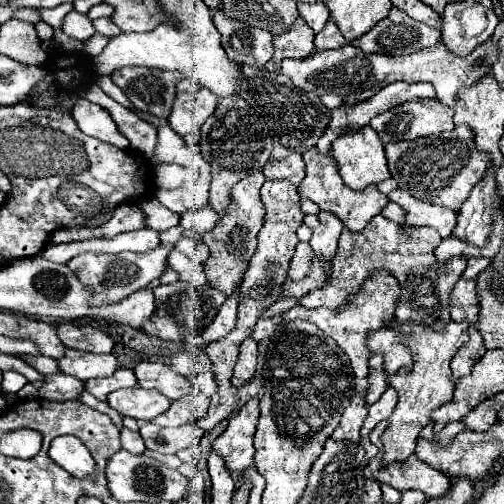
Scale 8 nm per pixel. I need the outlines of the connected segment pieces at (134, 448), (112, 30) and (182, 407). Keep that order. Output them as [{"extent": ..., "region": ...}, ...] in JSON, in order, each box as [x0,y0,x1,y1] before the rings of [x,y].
[{"extent":[121,428,145,454],"region":[[[121,428],[121,446],[125,450],[129,450],[131,454],[143,454],[145,452],[145,444],[143,438],[139,436],[139,432],[133,432],[129,428]]]},{"extent":[92,18,122,38],"region":[[[98,18],[92,22],[96,32],[99,32],[109,38],[119,35],[122,32],[119,27],[113,23],[111,18]]]},{"extent":[153,396,209,426],"region":[[[187,396],[183,400],[171,402],[171,408],[155,418],[153,422],[159,426],[181,426],[187,422],[199,422],[205,418],[209,408],[209,398],[207,396]]]}]

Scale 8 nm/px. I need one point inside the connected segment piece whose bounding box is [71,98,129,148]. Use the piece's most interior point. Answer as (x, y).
(94, 121)

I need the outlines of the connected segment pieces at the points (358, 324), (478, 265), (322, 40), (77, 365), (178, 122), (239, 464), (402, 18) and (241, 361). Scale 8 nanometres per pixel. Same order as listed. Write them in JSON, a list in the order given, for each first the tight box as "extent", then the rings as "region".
[{"extent":[297,272,401,378],"region":[[[377,272],[375,276],[371,276],[371,280],[367,280],[367,284],[363,286],[363,292],[359,292],[359,296],[351,296],[351,304],[347,304],[347,308],[309,310],[309,308],[301,306],[301,312],[297,314],[297,318],[317,324],[325,332],[325,336],[333,338],[339,344],[339,348],[349,356],[355,376],[367,378],[369,358],[371,358],[371,352],[367,348],[367,336],[369,336],[369,332],[385,328],[385,324],[395,316],[395,308],[399,304],[399,290],[401,290],[399,282],[389,272]]]},{"extent":[463,258,489,280],"region":[[[467,258],[467,270],[463,272],[463,280],[475,280],[475,276],[489,266],[489,258]]]},{"extent":[315,20,347,50],"region":[[[331,20],[325,24],[325,28],[323,28],[323,30],[317,34],[317,38],[315,38],[315,46],[317,46],[317,50],[341,48],[341,46],[345,46],[345,44],[347,44],[347,40],[343,40],[339,28],[335,28],[335,24],[333,24]]]},{"extent":[59,350,117,380],"region":[[[67,350],[59,360],[59,368],[79,380],[111,376],[117,370],[117,358],[113,354],[91,354],[83,350]]]},{"extent":[169,88,217,136],"region":[[[201,88],[195,94],[177,94],[173,102],[173,112],[169,116],[169,126],[179,136],[187,136],[215,112],[215,106],[217,96],[207,88]]]},{"extent":[213,398,259,478],"region":[[[251,398],[239,412],[233,416],[225,432],[213,442],[213,450],[223,454],[229,472],[237,478],[245,468],[253,464],[255,448],[253,434],[259,420],[259,398]]]},{"extent":[351,8,439,56],"region":[[[391,8],[389,16],[383,18],[369,34],[351,42],[363,52],[377,52],[389,56],[413,54],[419,48],[435,46],[439,42],[439,30],[429,28],[423,22],[413,20],[399,8]]]},{"extent":[231,338,257,388],"region":[[[247,338],[239,348],[239,358],[237,358],[237,364],[233,368],[231,384],[241,388],[245,382],[249,382],[253,378],[255,366],[257,366],[257,342]]]}]

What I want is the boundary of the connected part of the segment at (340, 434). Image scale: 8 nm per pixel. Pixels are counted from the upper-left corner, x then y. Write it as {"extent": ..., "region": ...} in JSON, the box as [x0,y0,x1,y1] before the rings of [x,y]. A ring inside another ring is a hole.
{"extent":[331,390,367,440],"region":[[[365,390],[357,392],[351,398],[351,404],[347,406],[347,410],[341,416],[341,422],[337,426],[337,430],[331,434],[331,438],[335,440],[359,440],[359,432],[363,428],[363,422],[367,418],[367,404],[365,404]]]}

